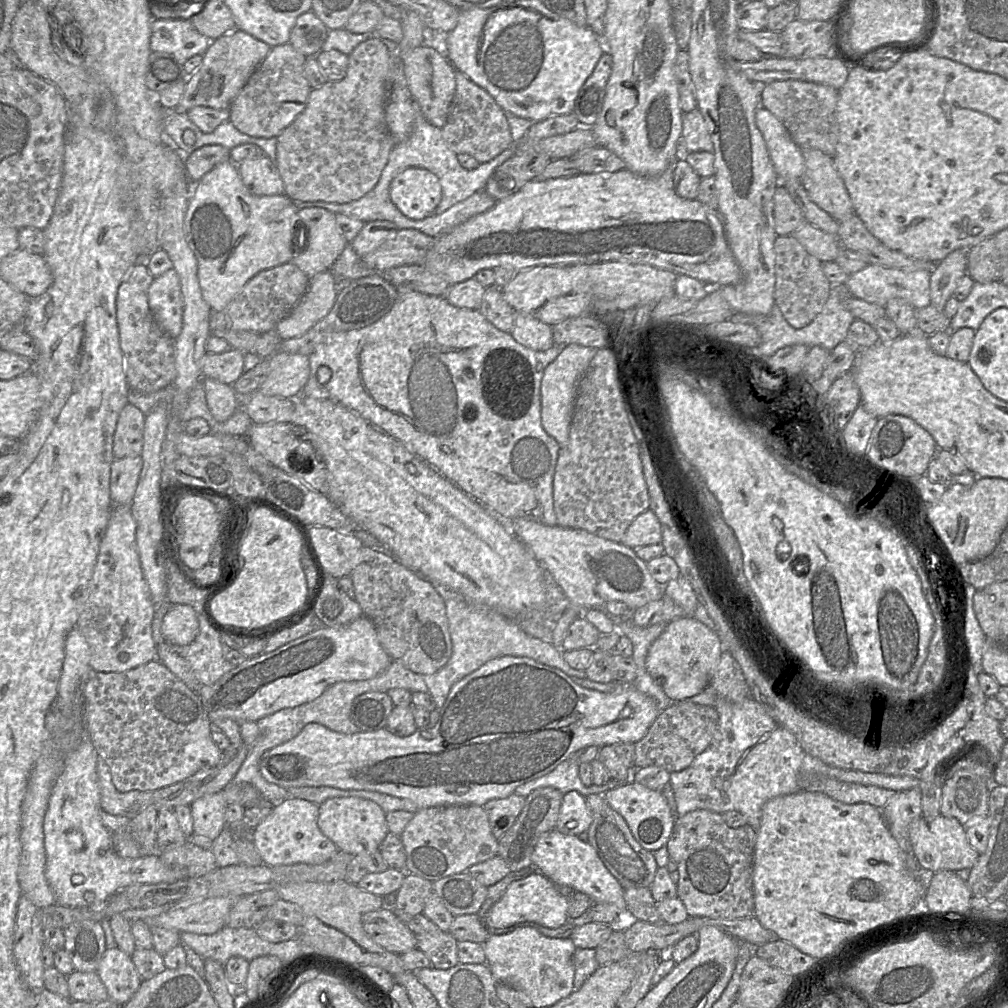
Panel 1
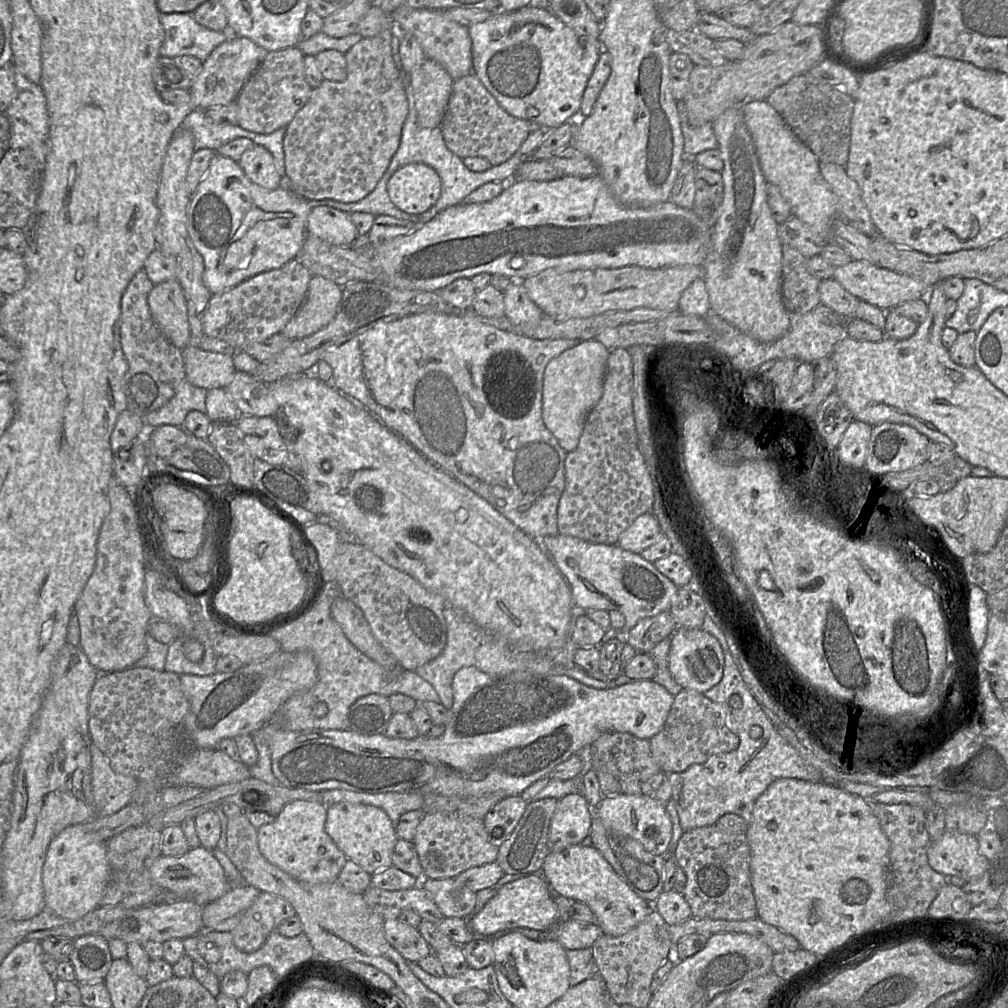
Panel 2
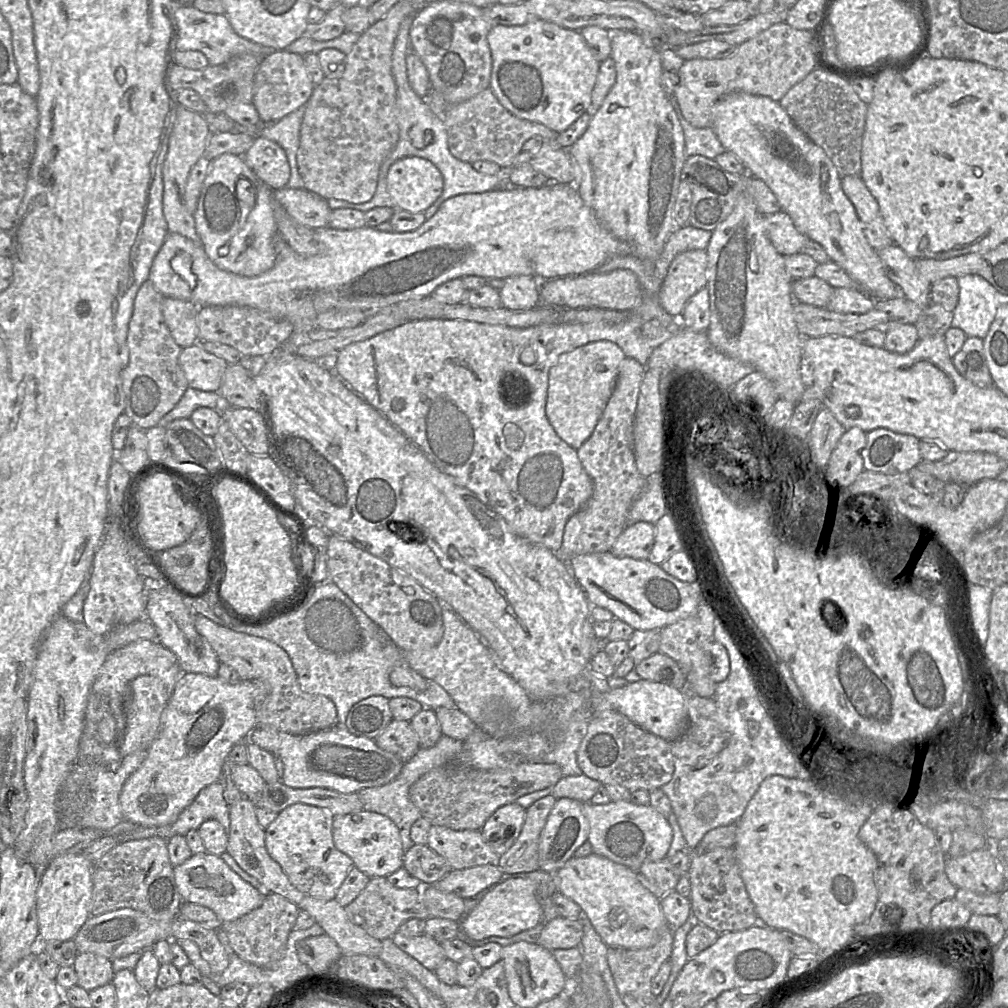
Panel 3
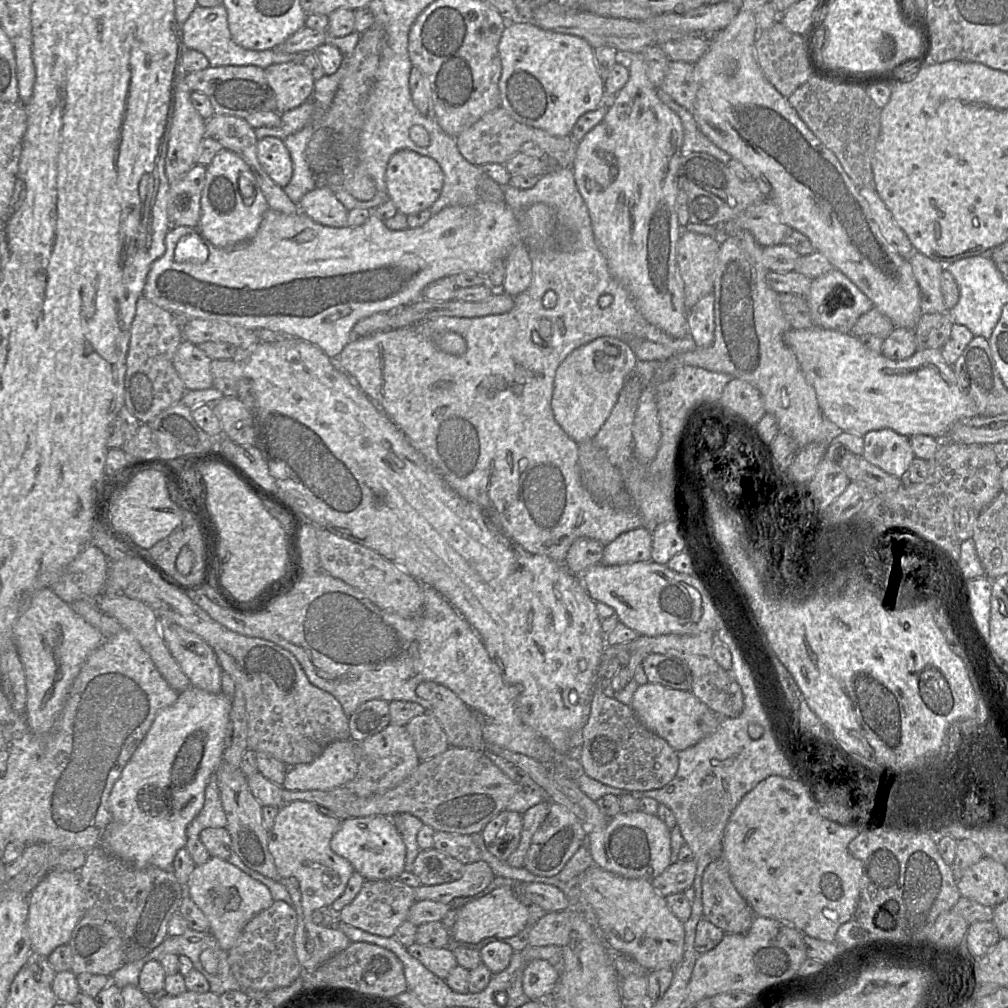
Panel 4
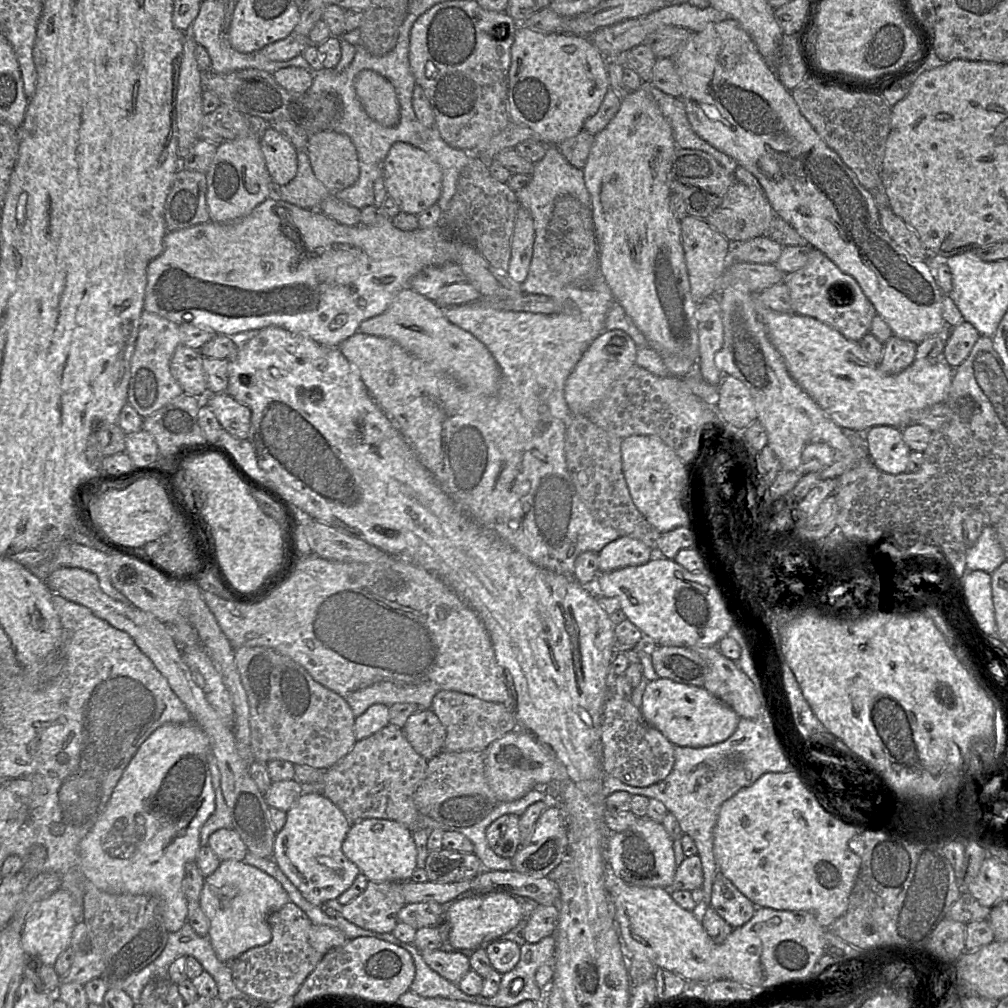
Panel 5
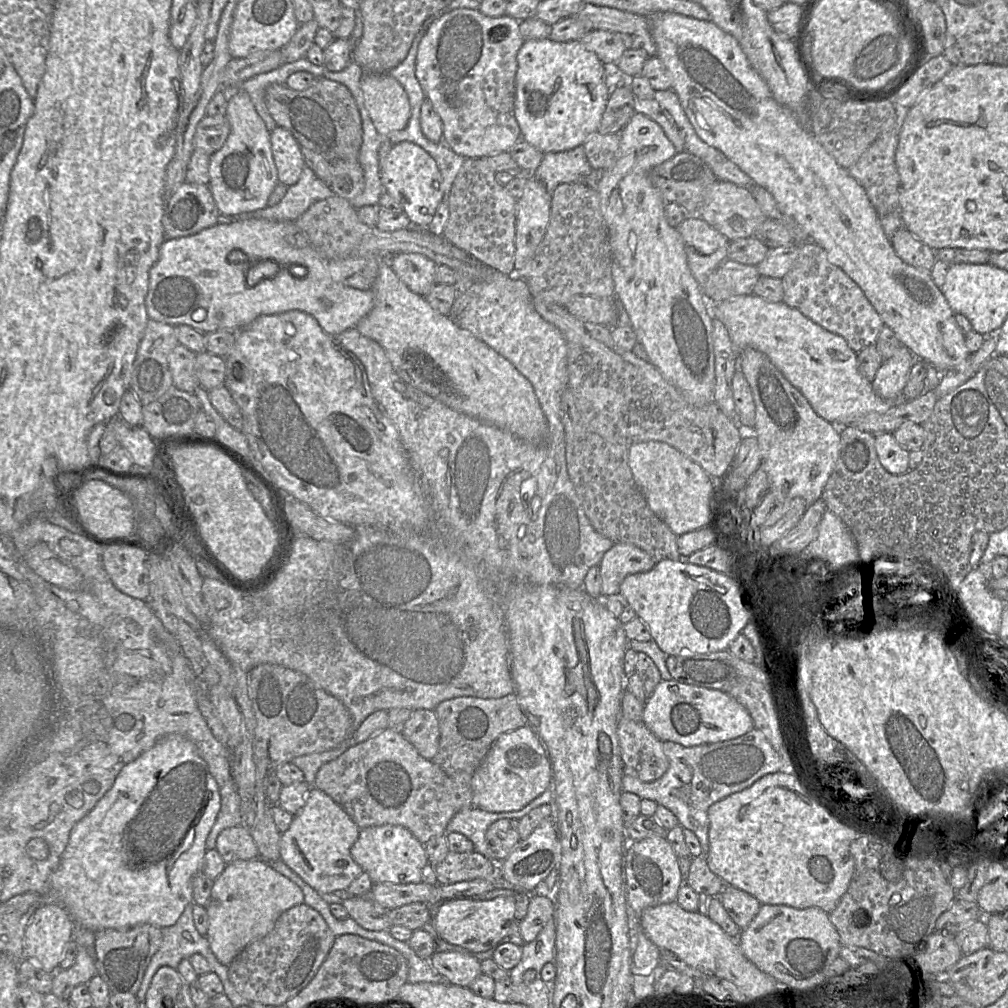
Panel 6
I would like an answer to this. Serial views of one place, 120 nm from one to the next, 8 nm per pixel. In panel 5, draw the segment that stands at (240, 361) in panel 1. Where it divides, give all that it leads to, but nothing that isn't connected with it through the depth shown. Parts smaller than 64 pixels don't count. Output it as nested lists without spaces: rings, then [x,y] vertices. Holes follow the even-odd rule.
[[[180,344],[172,355],[170,371],[183,393],[197,398],[207,395],[207,380],[200,350]]]

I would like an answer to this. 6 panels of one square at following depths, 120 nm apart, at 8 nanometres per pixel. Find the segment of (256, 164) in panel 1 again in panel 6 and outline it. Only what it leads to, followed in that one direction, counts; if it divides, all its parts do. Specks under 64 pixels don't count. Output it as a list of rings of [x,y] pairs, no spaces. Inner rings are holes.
[[[279,126],[270,133],[270,141],[278,182],[289,187],[299,180],[306,165],[301,145],[290,131]]]

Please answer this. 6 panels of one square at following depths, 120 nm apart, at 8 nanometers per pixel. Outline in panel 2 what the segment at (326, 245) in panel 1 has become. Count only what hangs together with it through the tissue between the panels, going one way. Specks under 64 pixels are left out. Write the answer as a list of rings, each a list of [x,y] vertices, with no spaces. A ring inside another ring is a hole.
[[[328,206],[314,207],[308,215],[307,234],[331,245],[351,246],[358,234],[350,215]]]

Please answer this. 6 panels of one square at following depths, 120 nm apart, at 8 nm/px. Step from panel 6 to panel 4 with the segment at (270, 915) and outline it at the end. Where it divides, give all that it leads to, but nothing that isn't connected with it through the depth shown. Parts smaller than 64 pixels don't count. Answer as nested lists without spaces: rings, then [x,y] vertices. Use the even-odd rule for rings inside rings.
[[[210,857],[206,863],[196,865],[189,876],[186,894],[204,913],[209,921],[209,931],[227,952],[234,946],[245,925],[274,902],[264,884],[218,857]]]

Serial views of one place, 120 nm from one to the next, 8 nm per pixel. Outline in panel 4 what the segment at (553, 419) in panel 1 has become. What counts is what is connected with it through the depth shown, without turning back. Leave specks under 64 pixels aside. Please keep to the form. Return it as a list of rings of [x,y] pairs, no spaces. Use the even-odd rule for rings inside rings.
[[[610,336],[596,338],[573,350],[558,366],[551,399],[554,419],[577,444],[592,439],[609,416],[638,359],[631,347]]]

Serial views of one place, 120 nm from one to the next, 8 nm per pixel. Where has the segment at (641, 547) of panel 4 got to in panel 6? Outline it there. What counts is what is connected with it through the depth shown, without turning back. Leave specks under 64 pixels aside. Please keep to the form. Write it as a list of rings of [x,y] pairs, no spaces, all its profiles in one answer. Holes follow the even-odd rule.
[[[614,543],[605,552],[599,570],[602,579],[601,594],[617,595],[624,578],[630,574],[647,572],[655,561],[645,551],[628,543]]]

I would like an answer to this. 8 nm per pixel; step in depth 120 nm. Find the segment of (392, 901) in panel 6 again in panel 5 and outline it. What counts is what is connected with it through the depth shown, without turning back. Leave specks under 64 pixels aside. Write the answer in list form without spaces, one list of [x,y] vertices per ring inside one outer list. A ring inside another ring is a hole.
[[[472,879],[453,883],[415,883],[409,880],[403,883],[403,898],[405,904],[436,902],[442,905],[471,889]]]

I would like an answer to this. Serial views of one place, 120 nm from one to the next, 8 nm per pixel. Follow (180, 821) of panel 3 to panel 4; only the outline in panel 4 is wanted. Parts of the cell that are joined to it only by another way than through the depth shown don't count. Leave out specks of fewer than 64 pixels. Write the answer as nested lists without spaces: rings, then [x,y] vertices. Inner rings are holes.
[[[217,773],[211,776],[205,789],[203,808],[186,829],[187,838],[199,839],[201,831],[206,828],[225,828],[227,826],[217,779]]]

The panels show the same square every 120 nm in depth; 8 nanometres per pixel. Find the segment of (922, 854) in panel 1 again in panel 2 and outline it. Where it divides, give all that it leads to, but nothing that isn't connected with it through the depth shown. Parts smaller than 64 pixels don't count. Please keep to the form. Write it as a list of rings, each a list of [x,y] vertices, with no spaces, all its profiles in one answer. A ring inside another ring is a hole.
[[[944,831],[942,836],[931,841],[927,850],[929,865],[938,873],[946,876],[959,876],[965,880],[979,879],[989,868],[989,860],[979,853],[975,835]]]

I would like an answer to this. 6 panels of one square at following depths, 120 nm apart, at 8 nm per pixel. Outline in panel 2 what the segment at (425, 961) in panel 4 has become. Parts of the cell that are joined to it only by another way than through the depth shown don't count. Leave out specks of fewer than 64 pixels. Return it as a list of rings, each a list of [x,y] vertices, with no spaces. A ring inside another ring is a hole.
[[[399,919],[385,920],[383,929],[386,940],[408,963],[417,963],[432,953],[417,929],[402,923]]]

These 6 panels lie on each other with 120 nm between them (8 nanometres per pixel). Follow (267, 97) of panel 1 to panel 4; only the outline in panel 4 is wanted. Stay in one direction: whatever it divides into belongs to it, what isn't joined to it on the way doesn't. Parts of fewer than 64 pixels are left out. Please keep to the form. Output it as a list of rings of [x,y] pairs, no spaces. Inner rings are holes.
[[[283,62],[264,69],[266,80],[276,96],[276,111],[285,113],[311,98],[315,81],[300,62]]]

